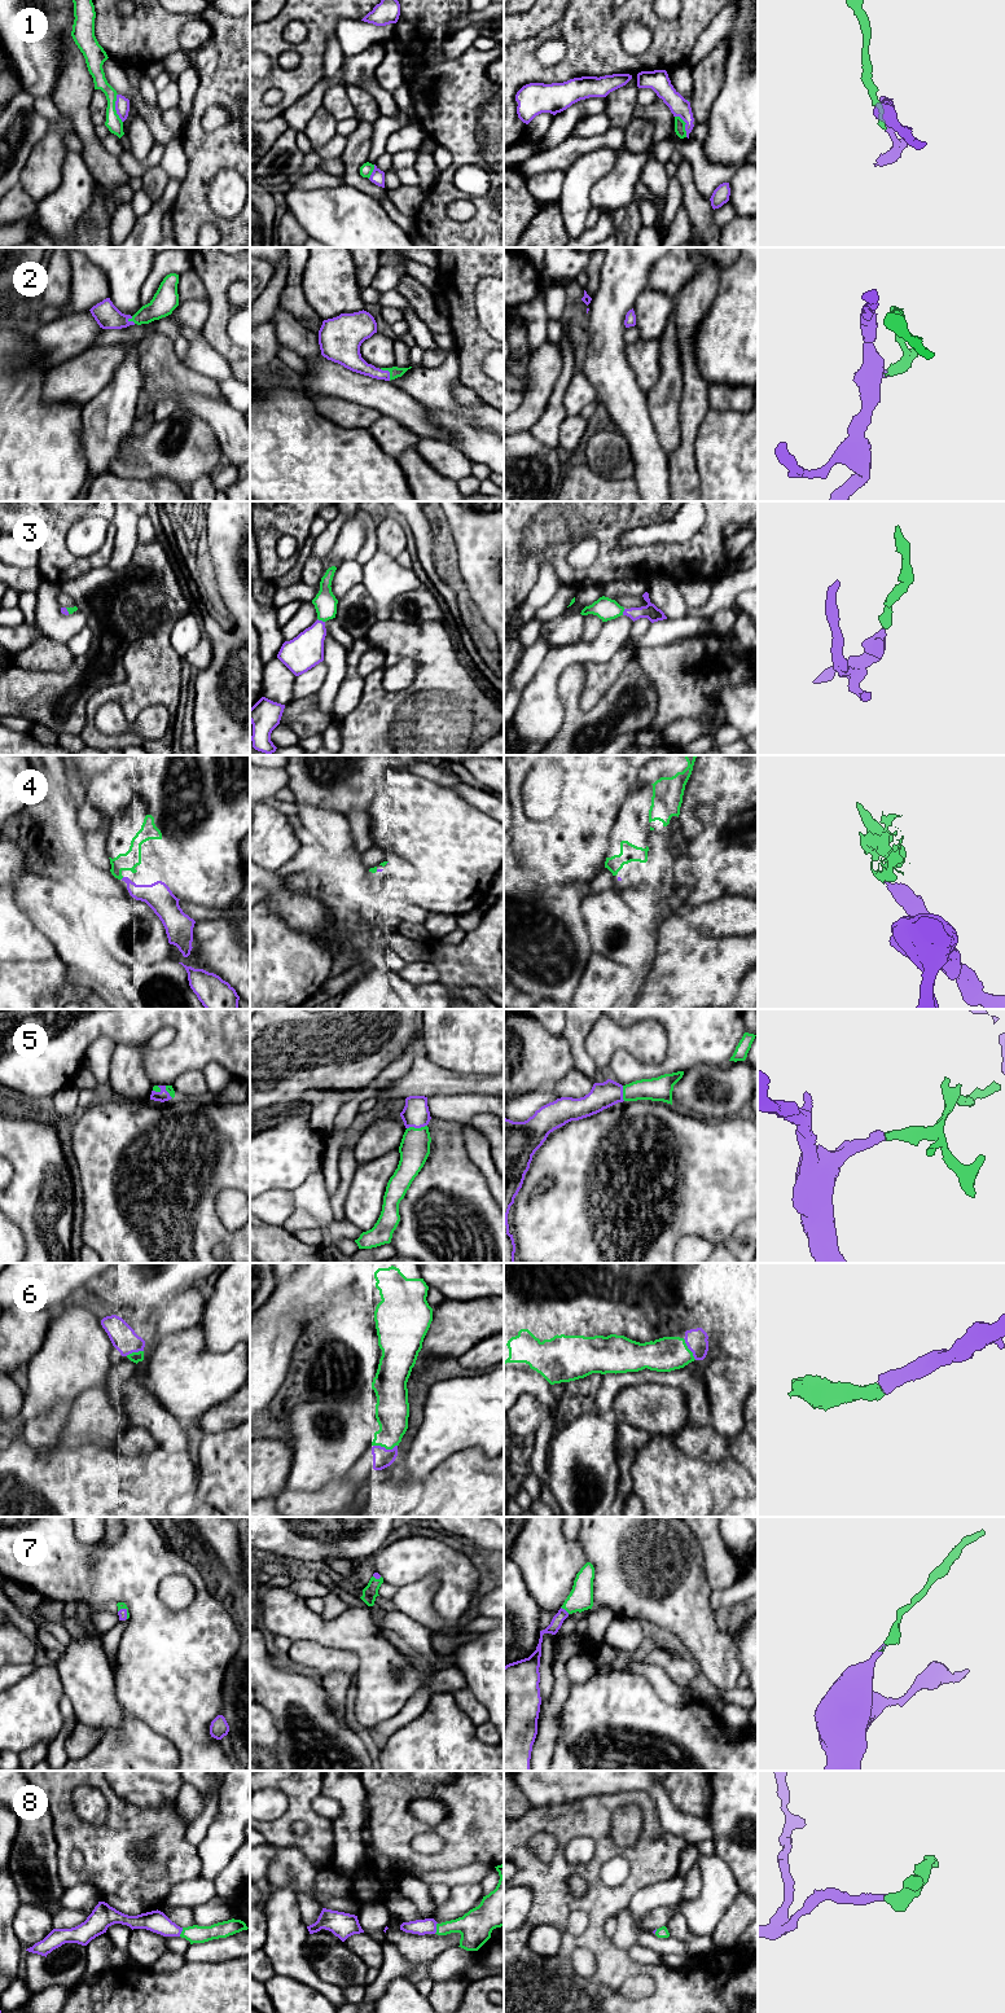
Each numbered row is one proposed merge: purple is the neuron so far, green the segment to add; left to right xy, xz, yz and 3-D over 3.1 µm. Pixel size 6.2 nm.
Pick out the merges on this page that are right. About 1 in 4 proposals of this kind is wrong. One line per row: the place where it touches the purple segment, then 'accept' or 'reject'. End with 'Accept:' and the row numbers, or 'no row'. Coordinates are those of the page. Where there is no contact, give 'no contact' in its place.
1: xy (115, 108) | reject
2: xz (389, 372) | accept
3: xz (321, 621) | accept
4: no contact | accept
5: xz (416, 1127) | accept
6: xz (383, 1447) | accept
7: yz (564, 1609) | accept
8: xz (435, 1928) | accept
Accept: 2, 3, 4, 5, 6, 7, 8

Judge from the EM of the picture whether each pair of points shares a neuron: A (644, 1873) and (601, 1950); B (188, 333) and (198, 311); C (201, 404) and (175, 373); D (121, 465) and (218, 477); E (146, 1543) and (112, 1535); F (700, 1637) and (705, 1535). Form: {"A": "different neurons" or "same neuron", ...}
{"A": "same neuron", "B": "different neurons", "C": "different neurons", "D": "different neurons", "E": "different neurons", "F": "different neurons"}

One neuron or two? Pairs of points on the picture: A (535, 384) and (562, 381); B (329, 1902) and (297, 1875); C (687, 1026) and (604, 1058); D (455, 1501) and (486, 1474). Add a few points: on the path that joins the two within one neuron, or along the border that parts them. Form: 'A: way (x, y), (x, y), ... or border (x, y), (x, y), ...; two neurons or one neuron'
A: border (562, 352), (562, 372), (544, 411); two neurons
B: way (320, 1899), (304, 1884); one neuron
C: border (658, 1022), (666, 1033), (666, 1056), (658, 1064); two neurons
D: way (462, 1498), (478, 1482); one neuron

